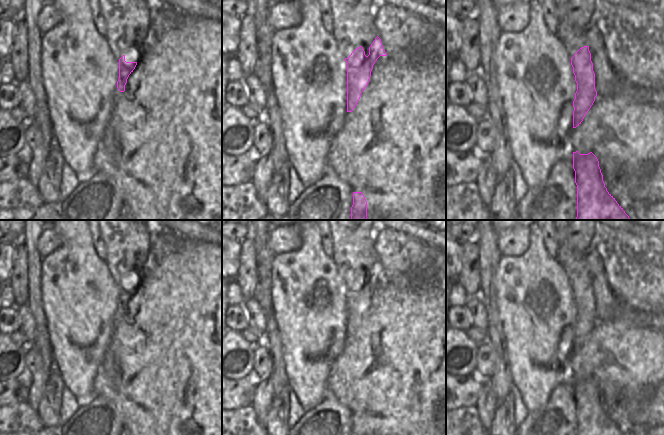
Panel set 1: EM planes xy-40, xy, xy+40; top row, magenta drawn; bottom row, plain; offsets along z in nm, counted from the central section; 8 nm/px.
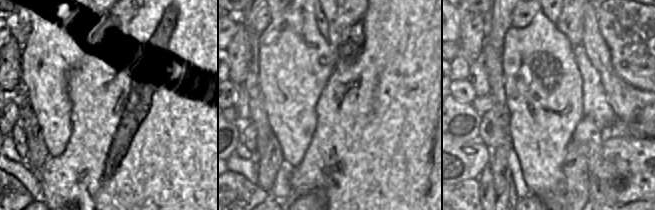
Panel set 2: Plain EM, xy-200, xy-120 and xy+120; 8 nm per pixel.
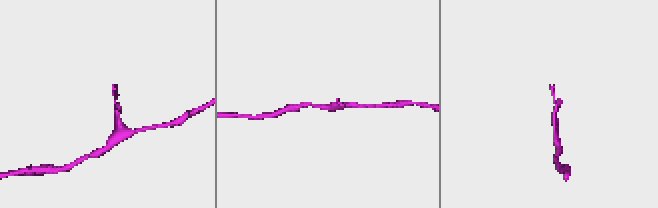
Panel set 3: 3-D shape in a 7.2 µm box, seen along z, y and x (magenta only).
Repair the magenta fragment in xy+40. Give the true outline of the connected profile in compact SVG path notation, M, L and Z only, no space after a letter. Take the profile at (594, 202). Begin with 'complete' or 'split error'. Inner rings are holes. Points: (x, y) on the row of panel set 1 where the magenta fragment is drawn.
complete; M573 152L577 185L575 220L630 220L623 208L607 191L597 157L592 153Z

